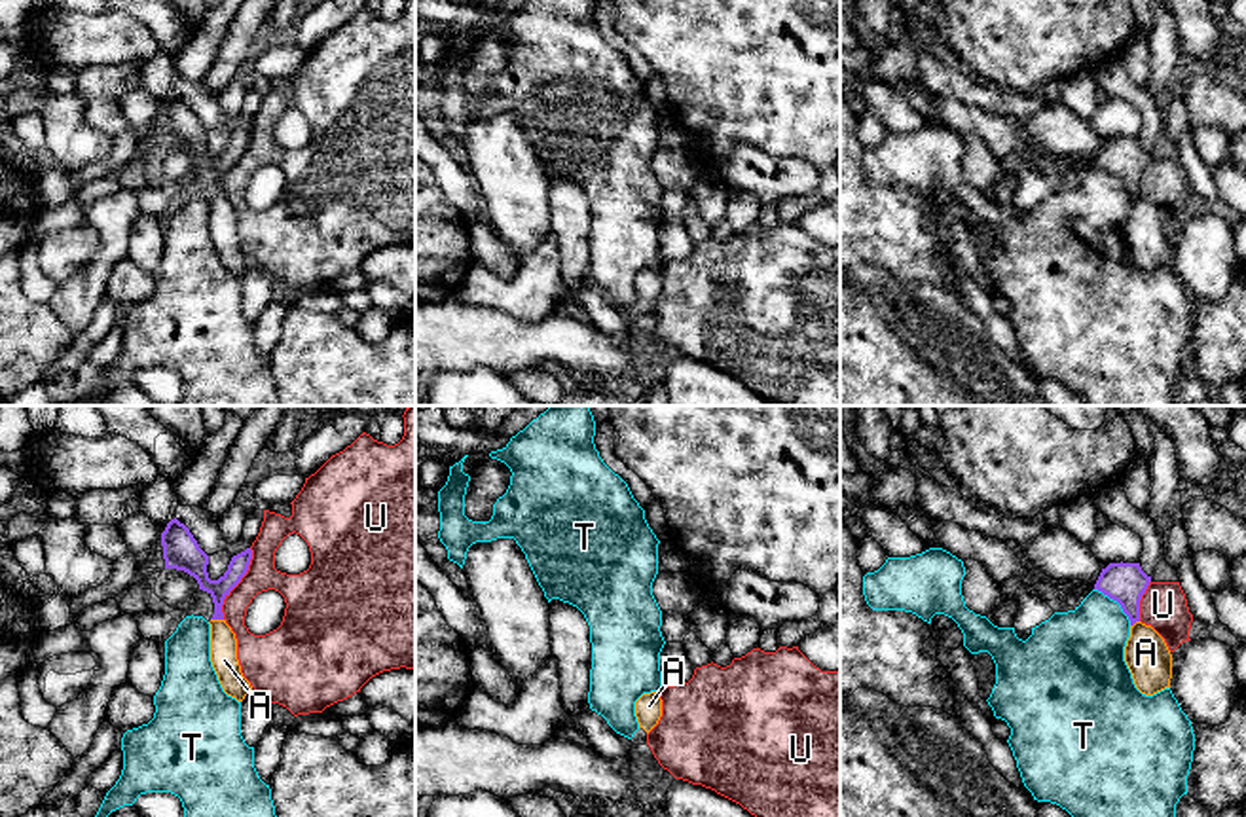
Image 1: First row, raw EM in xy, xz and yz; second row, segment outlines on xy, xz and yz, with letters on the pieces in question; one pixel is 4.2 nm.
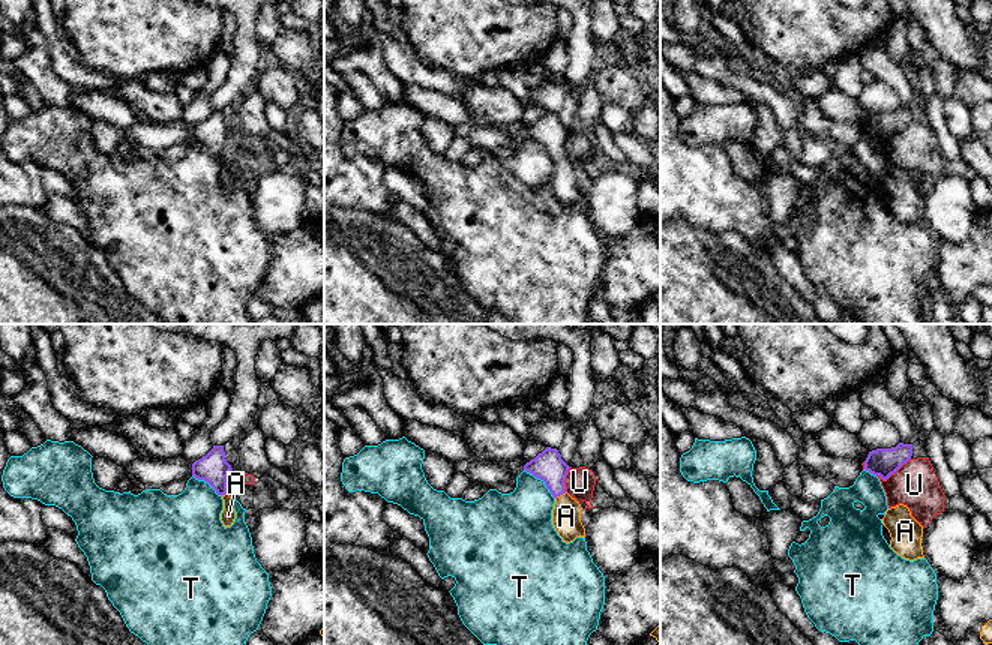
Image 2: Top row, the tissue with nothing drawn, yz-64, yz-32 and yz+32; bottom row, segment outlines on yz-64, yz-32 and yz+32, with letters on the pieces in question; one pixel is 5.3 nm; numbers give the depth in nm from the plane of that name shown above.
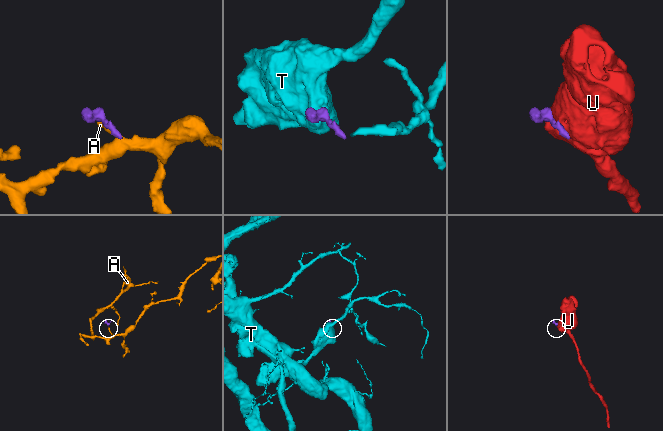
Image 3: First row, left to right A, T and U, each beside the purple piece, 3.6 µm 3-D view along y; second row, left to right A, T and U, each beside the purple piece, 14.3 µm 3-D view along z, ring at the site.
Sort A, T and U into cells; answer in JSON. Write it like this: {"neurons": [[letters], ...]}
{"neurons": [["A"], ["T"], ["U"]]}

